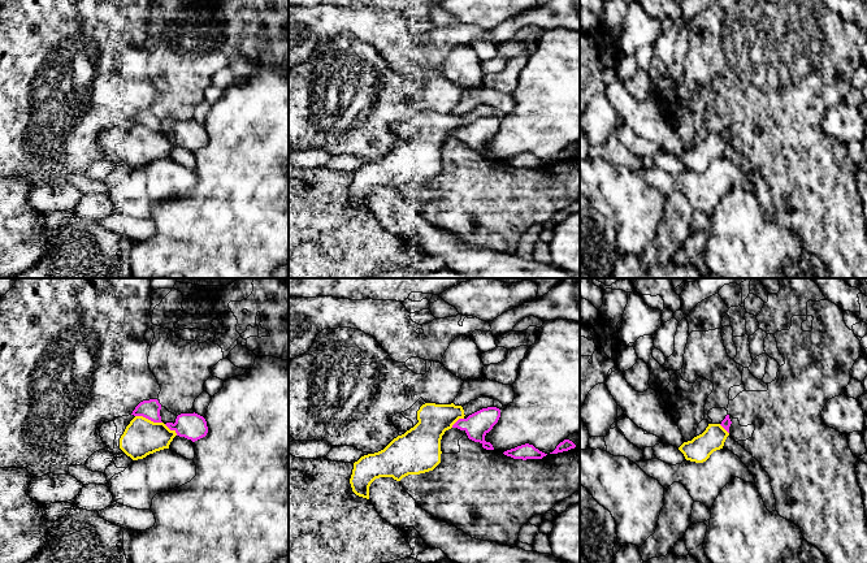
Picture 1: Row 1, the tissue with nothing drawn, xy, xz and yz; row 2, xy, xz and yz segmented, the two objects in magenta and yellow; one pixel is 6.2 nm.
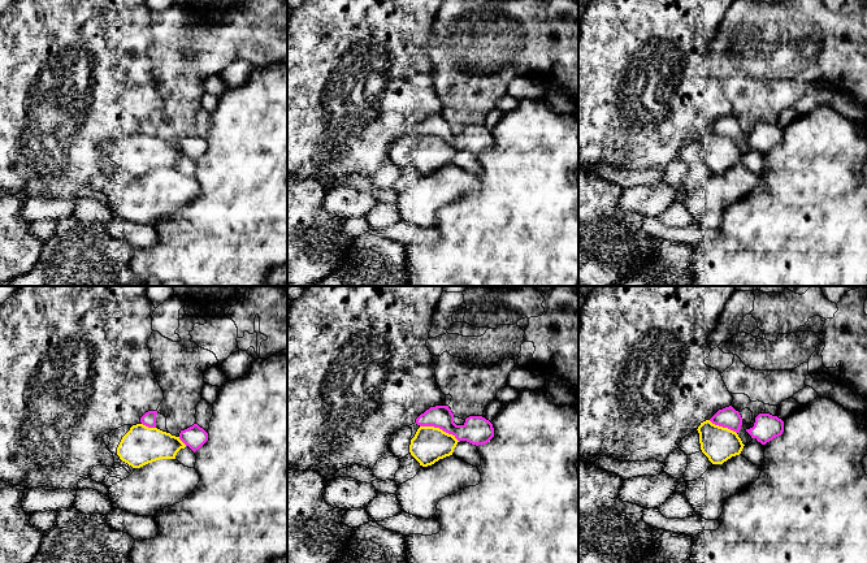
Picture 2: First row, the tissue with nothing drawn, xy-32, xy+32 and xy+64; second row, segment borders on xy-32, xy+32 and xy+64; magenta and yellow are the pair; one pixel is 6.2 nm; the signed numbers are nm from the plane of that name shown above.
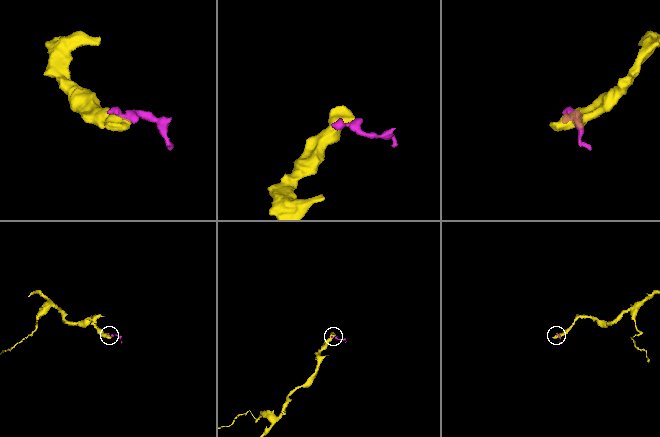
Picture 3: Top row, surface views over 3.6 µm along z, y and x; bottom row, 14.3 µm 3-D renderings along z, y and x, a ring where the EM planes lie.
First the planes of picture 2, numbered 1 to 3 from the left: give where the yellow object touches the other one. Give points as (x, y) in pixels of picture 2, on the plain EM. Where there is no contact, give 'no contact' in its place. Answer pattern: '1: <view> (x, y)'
1: xy-32 (148, 135)
2: xy+32 (439, 137)
3: xy+64 (723, 135)

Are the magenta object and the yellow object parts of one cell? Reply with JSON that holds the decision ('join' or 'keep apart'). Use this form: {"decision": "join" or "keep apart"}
{"decision": "join"}

